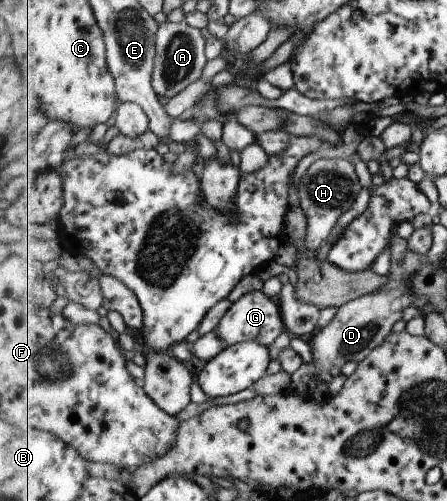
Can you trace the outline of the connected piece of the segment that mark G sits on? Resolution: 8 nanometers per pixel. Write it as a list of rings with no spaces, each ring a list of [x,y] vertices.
[[[255,290],[245,293],[232,304],[231,309],[227,311],[219,323],[217,335],[227,345],[227,348],[231,345],[255,340],[270,347],[283,331],[287,330],[280,306],[275,305],[262,290]]]

